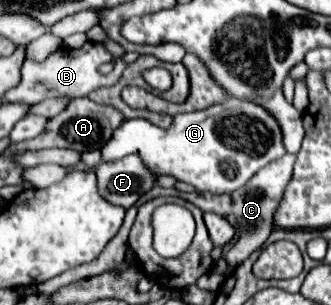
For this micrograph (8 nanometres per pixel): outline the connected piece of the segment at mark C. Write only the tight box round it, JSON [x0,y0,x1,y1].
[180,155,296,265]

